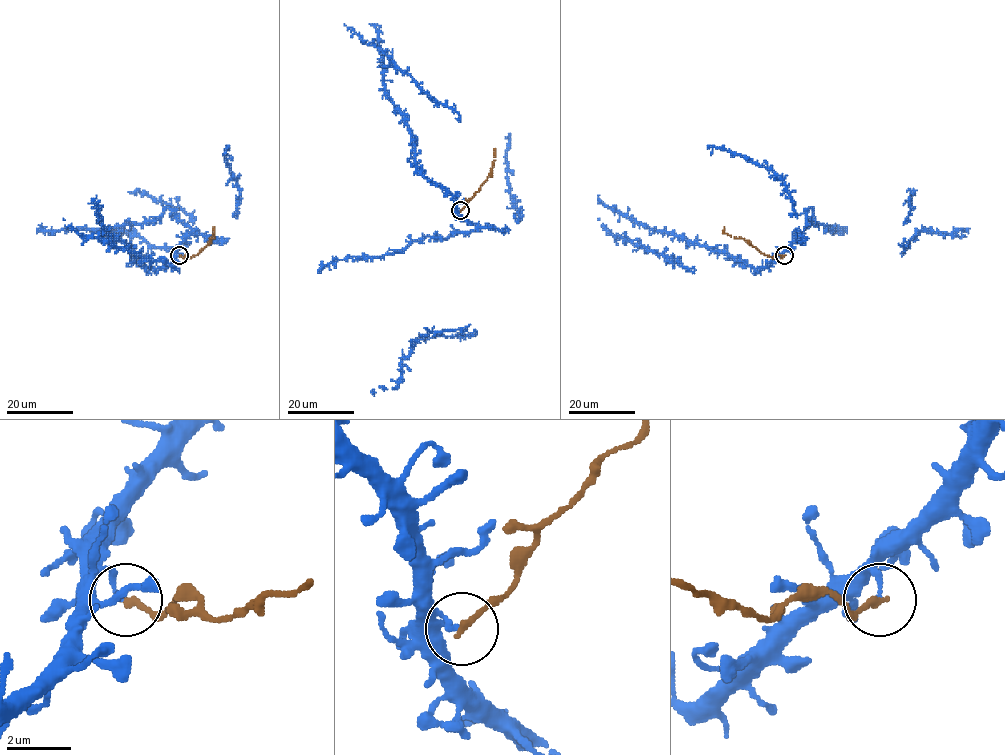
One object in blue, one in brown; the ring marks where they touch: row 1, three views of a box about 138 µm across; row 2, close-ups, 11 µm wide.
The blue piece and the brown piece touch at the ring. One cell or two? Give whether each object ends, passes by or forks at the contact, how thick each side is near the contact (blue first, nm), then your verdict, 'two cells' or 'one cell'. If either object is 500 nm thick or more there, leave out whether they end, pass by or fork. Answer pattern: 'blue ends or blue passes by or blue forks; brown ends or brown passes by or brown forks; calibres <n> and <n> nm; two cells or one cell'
blue ends; brown ends; calibres 140 and 200 nm; two cells

